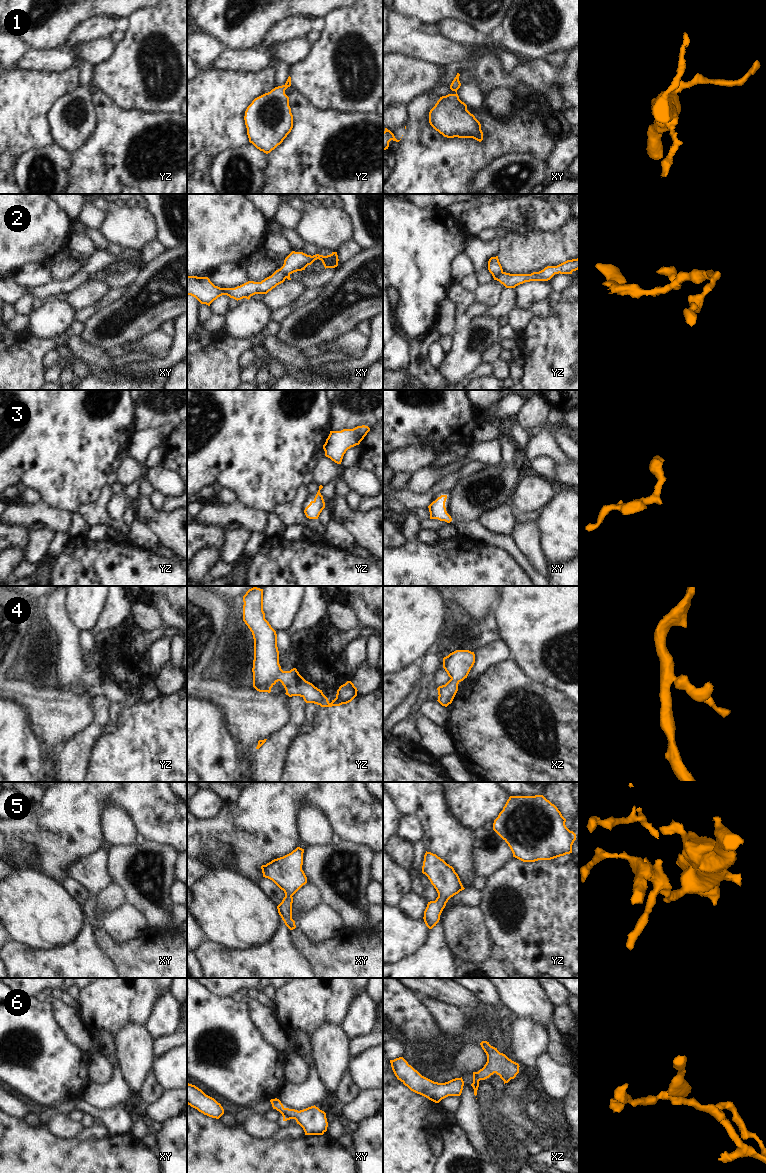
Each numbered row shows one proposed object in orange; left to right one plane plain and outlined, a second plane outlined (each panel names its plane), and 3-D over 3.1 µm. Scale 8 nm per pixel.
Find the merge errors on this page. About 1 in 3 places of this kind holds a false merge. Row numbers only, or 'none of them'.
2

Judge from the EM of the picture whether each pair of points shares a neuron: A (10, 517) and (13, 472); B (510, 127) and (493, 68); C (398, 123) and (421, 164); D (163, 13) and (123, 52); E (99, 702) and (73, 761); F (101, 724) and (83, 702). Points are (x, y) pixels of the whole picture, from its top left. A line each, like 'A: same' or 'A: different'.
A: different
B: different
C: different
D: same
E: same
F: different

